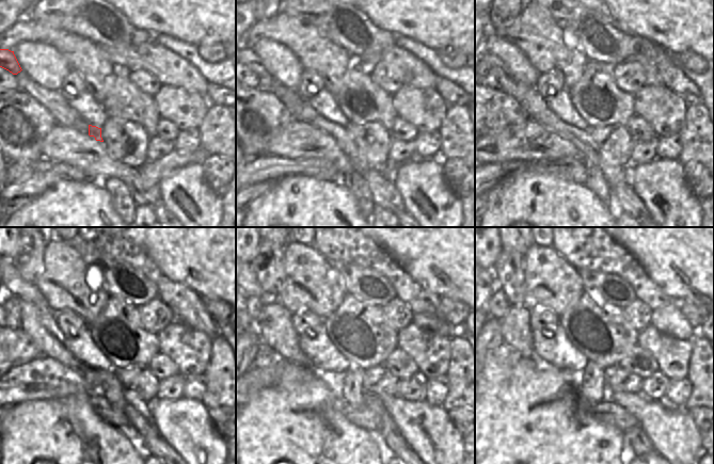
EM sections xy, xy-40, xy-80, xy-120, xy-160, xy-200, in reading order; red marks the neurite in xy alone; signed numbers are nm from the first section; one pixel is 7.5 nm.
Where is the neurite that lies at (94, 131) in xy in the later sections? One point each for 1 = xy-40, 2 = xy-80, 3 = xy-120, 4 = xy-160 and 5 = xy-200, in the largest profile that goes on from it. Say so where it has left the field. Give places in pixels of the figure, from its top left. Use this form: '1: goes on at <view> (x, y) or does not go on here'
1: goes on at xy-40 (308, 115)
2: goes on at xy-80 (527, 96)
3: goes on at xy-120 (40, 324)
4: goes on at xy-160 (278, 332)
5: goes on at xy-200 (516, 328)

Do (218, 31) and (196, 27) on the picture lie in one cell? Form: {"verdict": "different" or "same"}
{"verdict": "same"}

